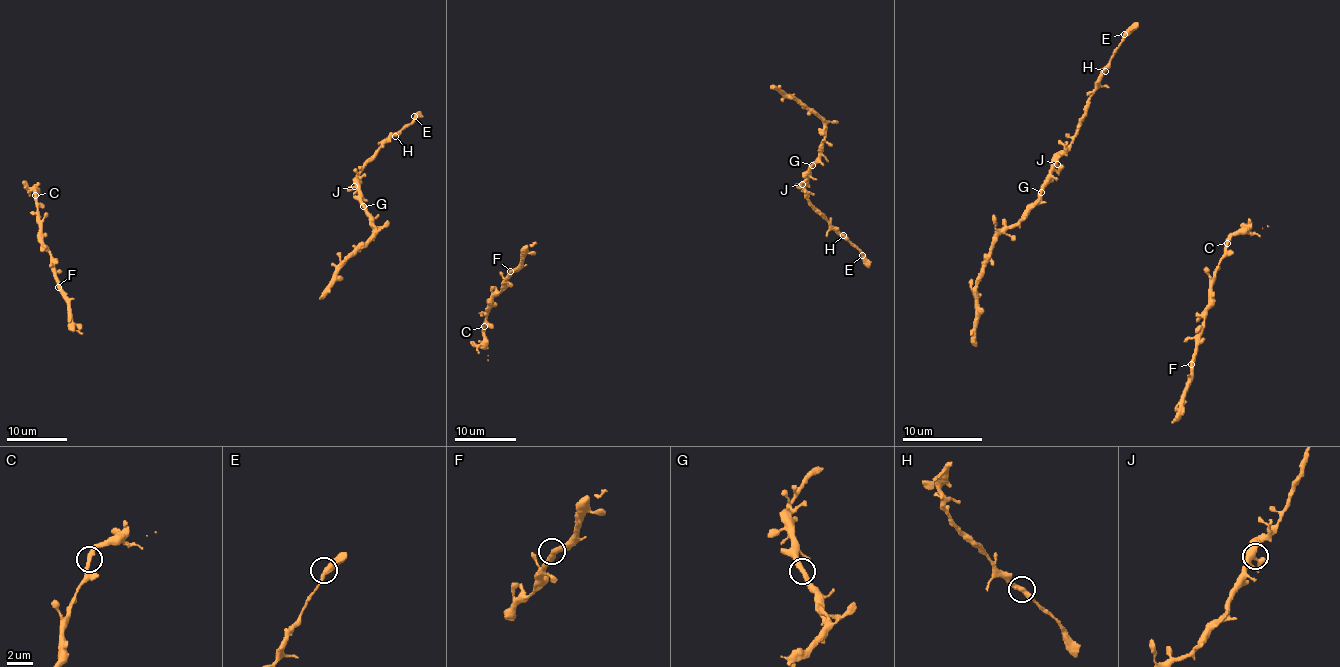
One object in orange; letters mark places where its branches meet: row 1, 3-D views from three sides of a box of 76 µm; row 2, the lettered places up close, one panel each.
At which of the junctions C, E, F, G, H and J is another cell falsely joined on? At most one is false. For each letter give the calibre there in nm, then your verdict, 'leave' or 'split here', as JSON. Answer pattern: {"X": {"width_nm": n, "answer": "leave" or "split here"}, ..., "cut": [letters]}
{"C": {"width_nm": 360, "answer": "leave"}, "E": {"width_nm": 360, "answer": "leave"}, "F": {"width_nm": 380, "answer": "leave"}, "G": {"width_nm": 360, "answer": "leave"}, "H": {"width_nm": 400, "answer": "leave"}, "J": {"width_nm": 380, "answer": "leave"}, "cut": []}

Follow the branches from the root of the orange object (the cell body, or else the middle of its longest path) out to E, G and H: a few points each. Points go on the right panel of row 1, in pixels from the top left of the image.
E: (976, 319), (977, 277), (984, 257), (998, 236), (1040, 197), (1051, 162), (1071, 141), (1097, 79), (1124, 34)
G: (976, 319), (977, 277), (984, 257), (998, 236), (1022, 217), (1026, 207), (1041, 192)
H: (976, 319), (977, 277), (984, 257), (998, 236), (1040, 197), (1051, 162), (1071, 141), (1088, 99), (1105, 71)

